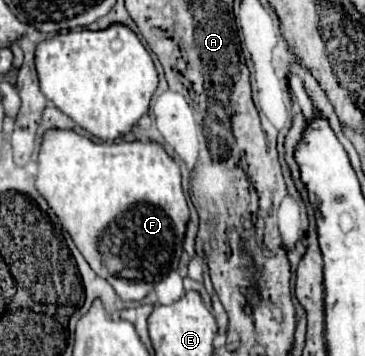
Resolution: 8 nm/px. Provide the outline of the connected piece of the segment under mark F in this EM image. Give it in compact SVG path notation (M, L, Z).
M51 128L43 134L35 186L73 238L89 266L105 278L121 300L143 300L163 276L177 270L189 208L181 190L179 164L159 142L103 142L75 130Z

